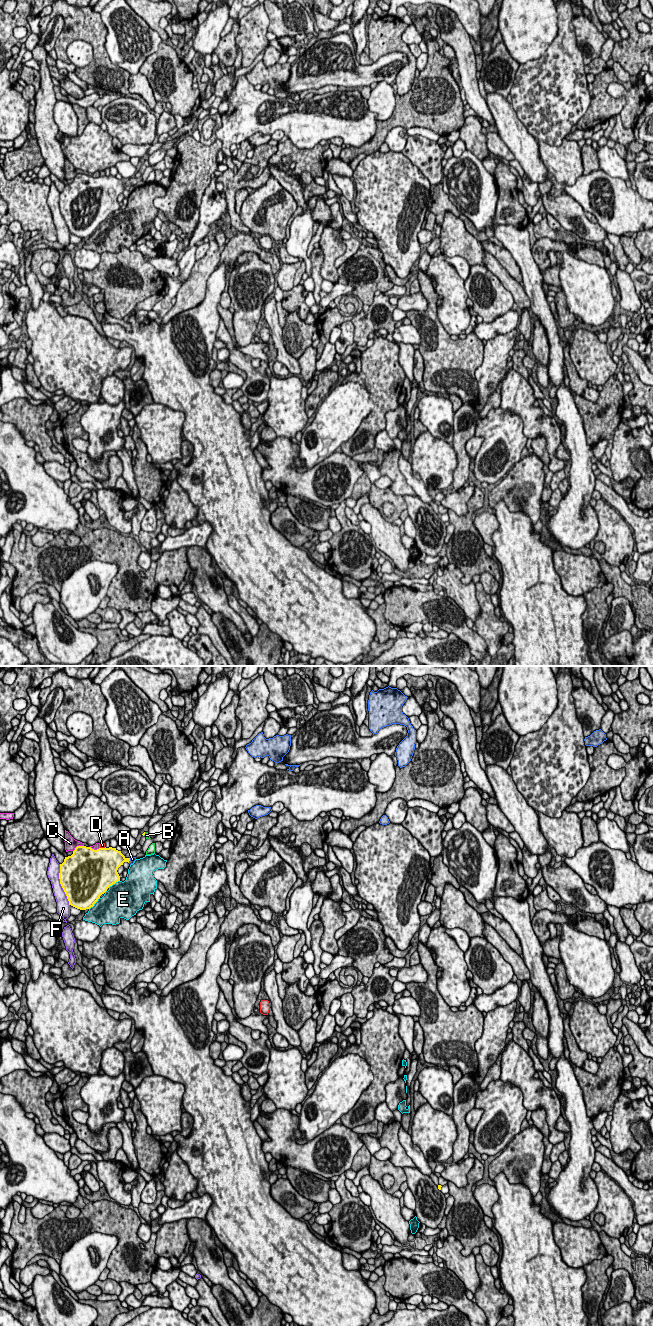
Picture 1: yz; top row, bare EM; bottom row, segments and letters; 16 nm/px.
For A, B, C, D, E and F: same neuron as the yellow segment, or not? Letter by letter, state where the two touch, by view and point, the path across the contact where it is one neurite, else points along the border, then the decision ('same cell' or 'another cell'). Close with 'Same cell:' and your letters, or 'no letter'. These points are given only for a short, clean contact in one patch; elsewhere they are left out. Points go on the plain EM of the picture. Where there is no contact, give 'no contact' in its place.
A: contact yz (129, 188); another cell
B: contact yz (144, 162); way yz (143, 162), (144, 162), (146, 163); same cell
C: contact yz (77, 174); another cell
D: contact yz (102, 176); another cell
E: contact yz (95, 230); another cell
F: contact yz (61, 213); another cell
Same cell: B

